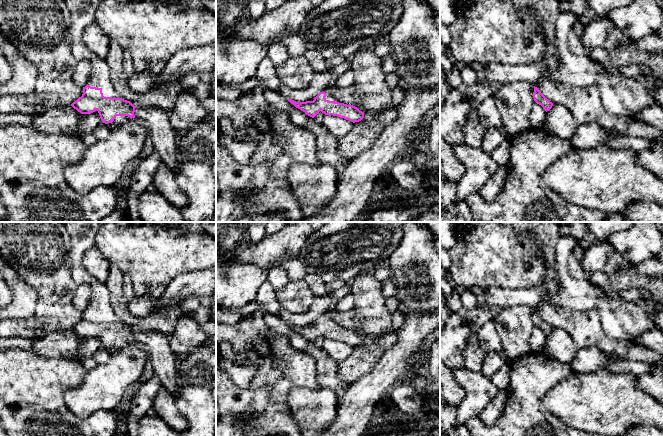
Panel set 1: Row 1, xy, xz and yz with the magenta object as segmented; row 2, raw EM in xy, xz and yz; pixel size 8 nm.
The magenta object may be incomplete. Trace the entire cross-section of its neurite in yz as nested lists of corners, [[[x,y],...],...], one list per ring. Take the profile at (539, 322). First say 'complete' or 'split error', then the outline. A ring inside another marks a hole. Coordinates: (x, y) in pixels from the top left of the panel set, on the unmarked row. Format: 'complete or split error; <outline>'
complete; [[[534,310],[534,317],[533,317],[533,322],[534,322],[534,325],[541,329],[543,331],[543,333],[547,336],[549,335],[552,330],[553,330],[553,327],[550,326],[541,316],[540,314]]]

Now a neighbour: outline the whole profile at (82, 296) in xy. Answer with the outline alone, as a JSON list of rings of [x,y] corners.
[[[88,284],[78,285],[76,291],[74,292],[72,302],[73,305],[80,311],[83,312],[87,309],[90,301],[92,299],[92,289]]]

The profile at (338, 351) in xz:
[[[325,339],[322,345],[323,351],[337,363],[351,355],[353,348],[349,344],[333,339]]]

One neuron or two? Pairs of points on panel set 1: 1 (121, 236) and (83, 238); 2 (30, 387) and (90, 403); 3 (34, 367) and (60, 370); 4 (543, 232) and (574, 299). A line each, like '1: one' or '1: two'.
1: two
2: two
3: one
4: two

